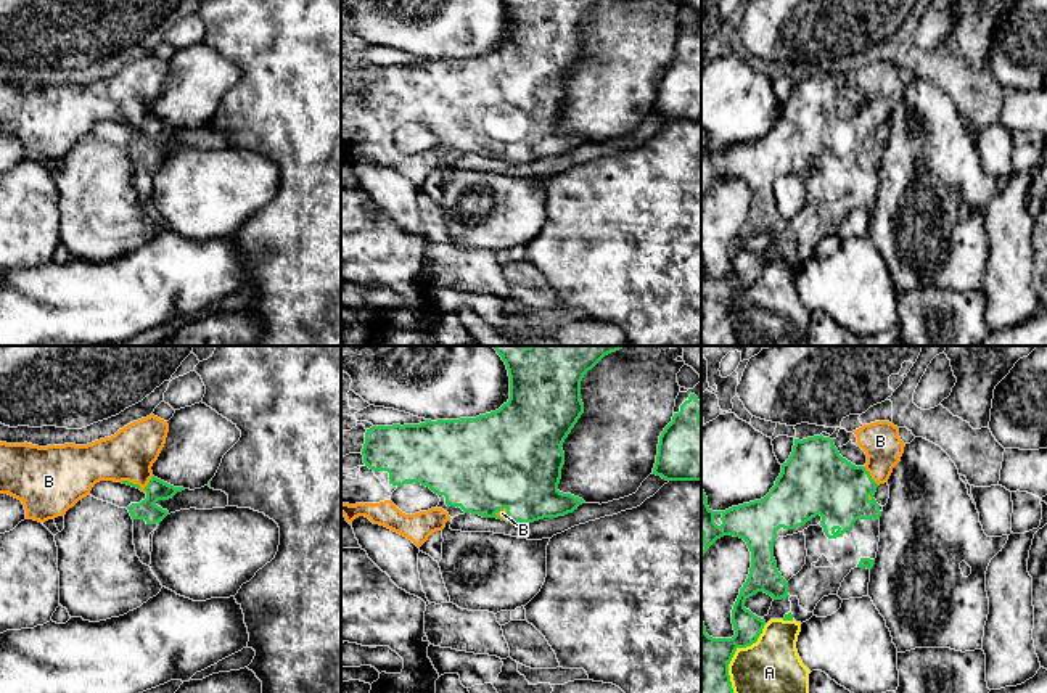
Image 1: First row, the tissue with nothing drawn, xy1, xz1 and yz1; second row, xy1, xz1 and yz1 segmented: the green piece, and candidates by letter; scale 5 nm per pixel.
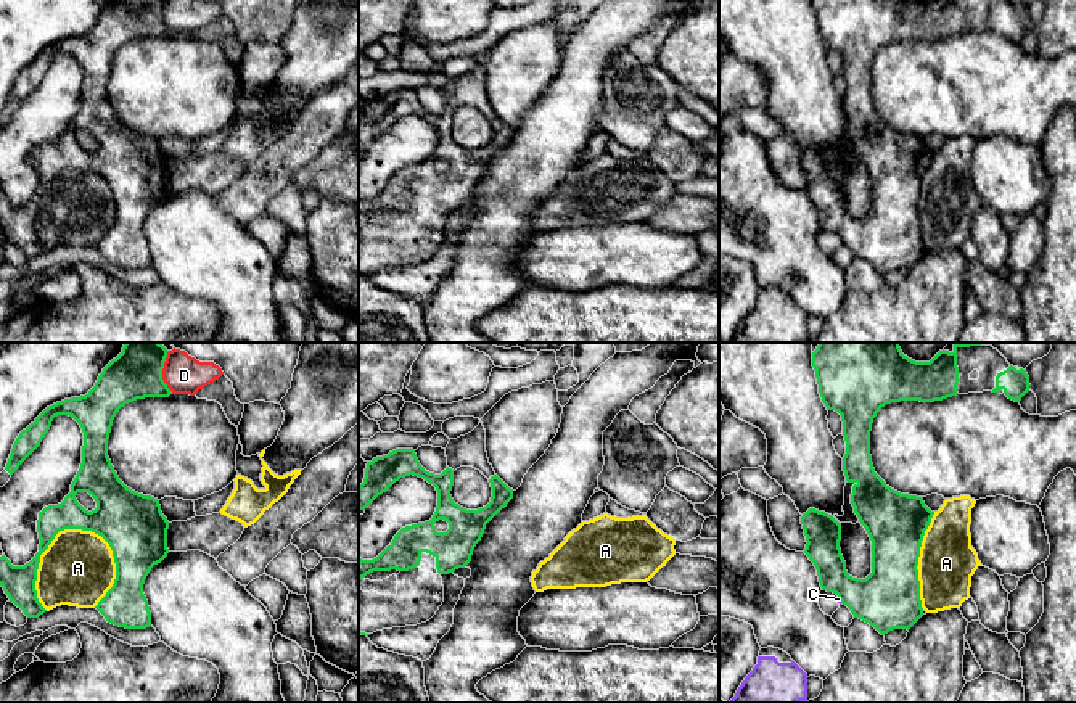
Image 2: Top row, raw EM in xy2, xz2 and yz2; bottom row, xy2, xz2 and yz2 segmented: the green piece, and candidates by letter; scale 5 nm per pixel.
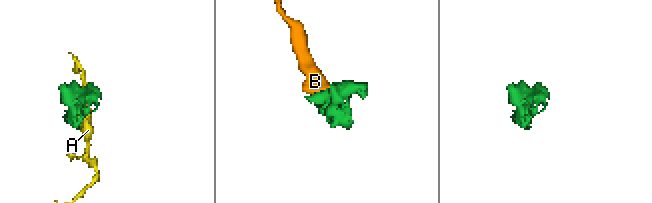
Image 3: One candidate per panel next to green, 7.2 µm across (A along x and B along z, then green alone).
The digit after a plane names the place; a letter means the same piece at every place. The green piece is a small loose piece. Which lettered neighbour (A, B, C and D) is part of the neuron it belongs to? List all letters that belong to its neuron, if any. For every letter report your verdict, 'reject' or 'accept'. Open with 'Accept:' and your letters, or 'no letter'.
Accept: B
A: reject
B: accept
C: reject
D: reject

